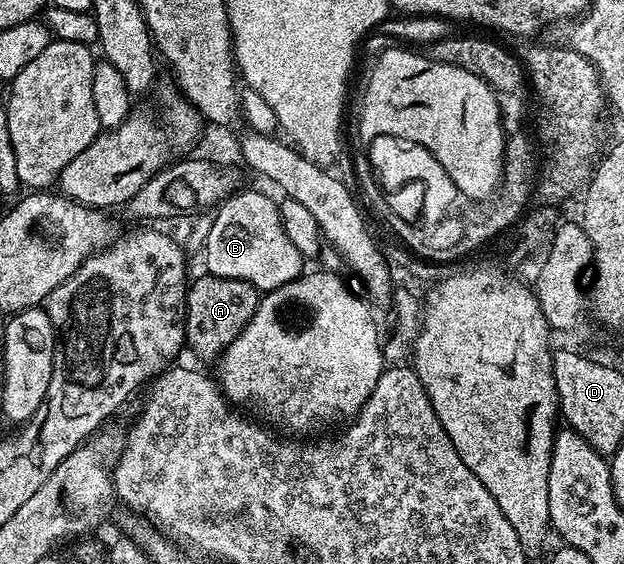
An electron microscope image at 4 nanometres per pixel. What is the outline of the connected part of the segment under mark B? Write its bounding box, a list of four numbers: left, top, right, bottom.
[201,189,304,293]

